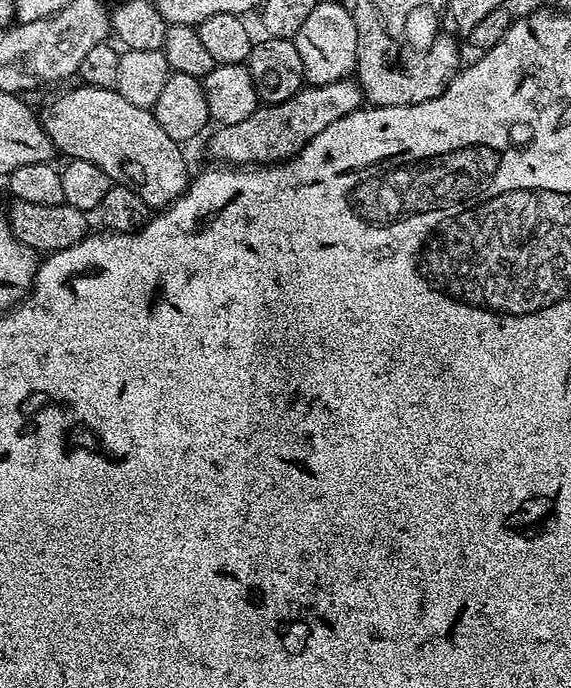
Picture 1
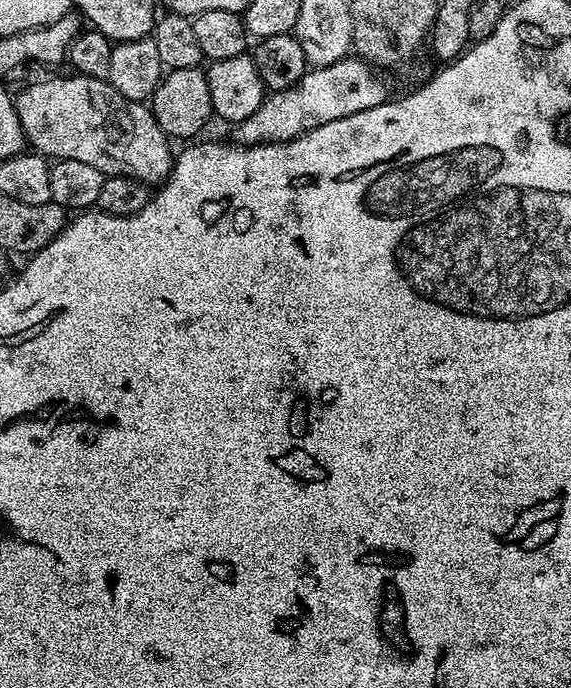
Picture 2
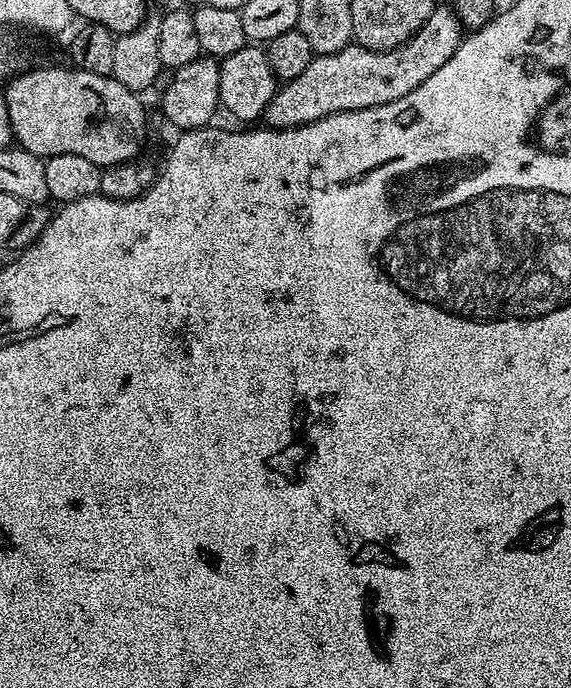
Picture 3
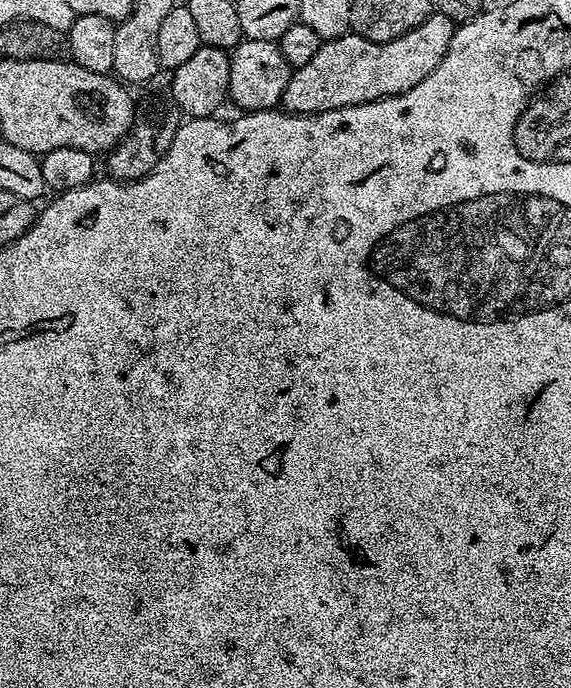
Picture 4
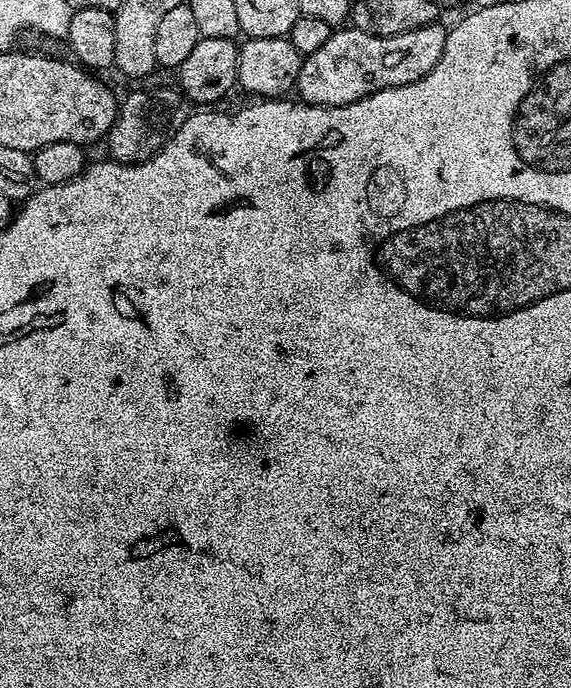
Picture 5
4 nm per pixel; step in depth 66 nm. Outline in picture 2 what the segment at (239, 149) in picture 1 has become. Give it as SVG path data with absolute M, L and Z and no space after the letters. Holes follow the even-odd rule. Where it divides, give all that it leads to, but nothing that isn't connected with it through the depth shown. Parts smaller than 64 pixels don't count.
M345 58L330 66L309 67L294 86L286 90L268 92L262 106L235 125L235 143L241 146L250 144L279 144L281 140L293 140L326 122L358 114L367 108L388 103L388 84L373 65L363 58Z

